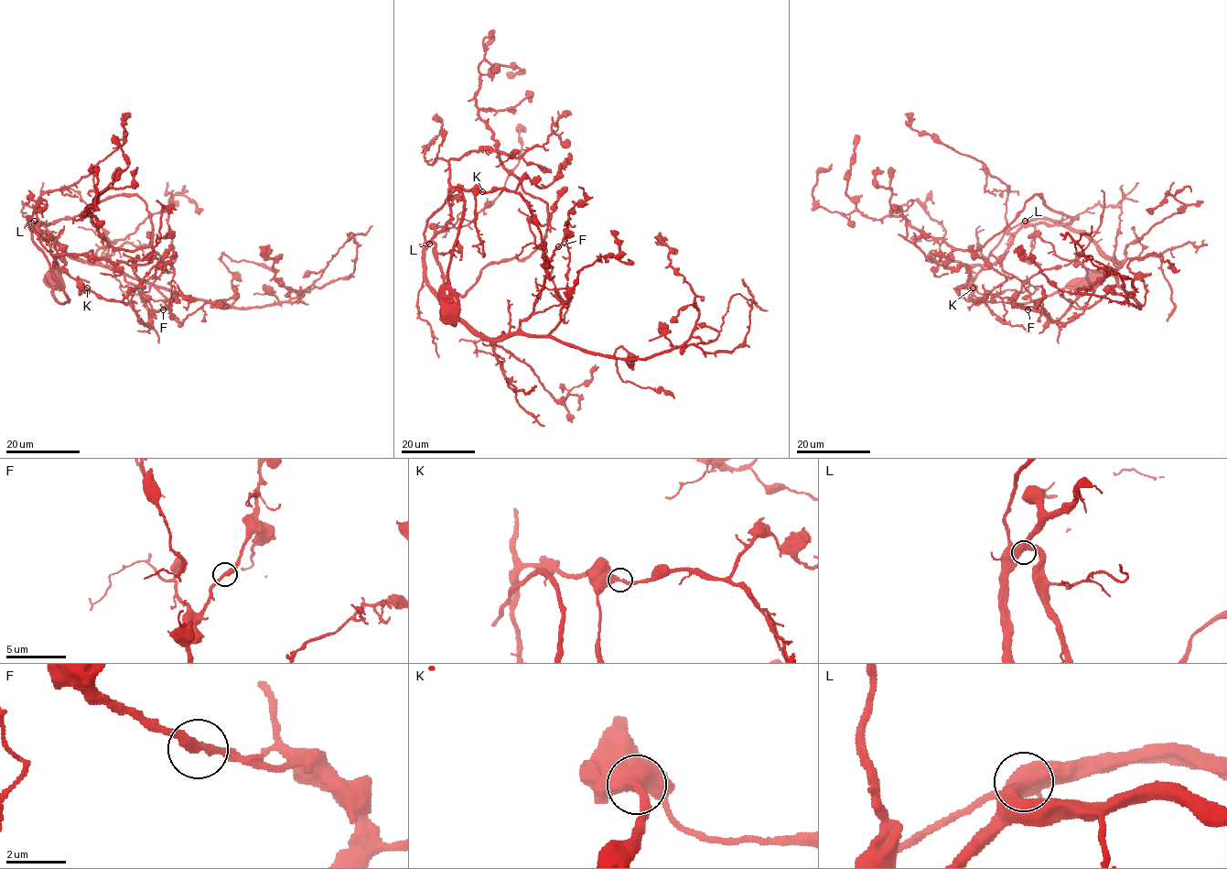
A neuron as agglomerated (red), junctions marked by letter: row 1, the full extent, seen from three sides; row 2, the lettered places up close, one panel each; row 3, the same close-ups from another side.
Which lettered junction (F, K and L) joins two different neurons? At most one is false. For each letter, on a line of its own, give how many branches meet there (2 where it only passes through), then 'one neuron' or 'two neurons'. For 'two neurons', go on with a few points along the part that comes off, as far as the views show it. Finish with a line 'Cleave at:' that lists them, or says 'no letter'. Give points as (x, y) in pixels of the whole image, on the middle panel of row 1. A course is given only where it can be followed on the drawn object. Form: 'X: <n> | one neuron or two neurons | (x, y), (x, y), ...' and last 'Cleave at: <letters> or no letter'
F: 2 | one neuron
K: 2 | one neuron
L: 2 | one neuron
Cleave at: no letter

